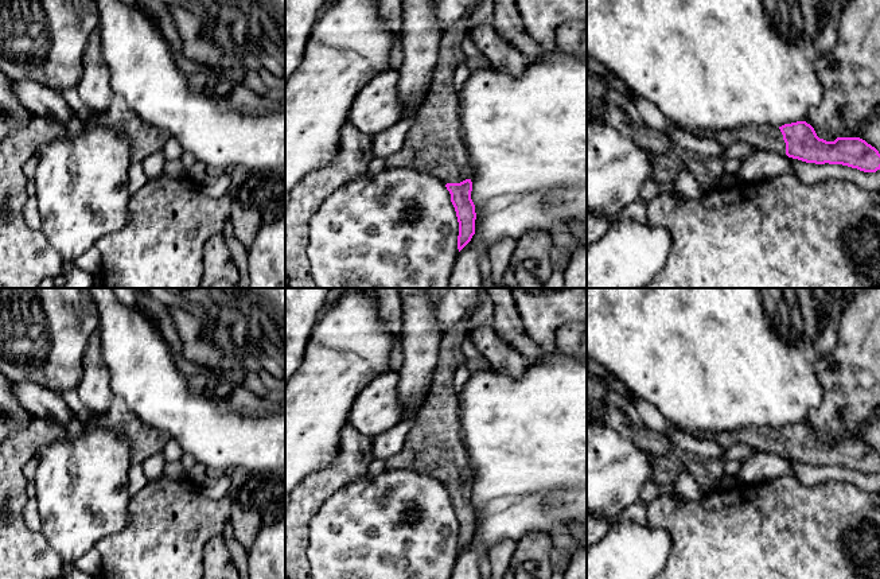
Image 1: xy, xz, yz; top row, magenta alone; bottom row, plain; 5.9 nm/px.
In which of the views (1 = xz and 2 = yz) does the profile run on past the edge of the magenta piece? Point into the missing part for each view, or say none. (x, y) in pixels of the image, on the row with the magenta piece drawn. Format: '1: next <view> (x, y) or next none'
1: next xz (435, 146)
2: next yz (764, 138)

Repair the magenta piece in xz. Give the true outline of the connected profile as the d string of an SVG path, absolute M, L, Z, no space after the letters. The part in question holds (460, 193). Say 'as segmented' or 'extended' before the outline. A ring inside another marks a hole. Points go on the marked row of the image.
extended; M460 18L443 34L427 100L402 148L386 160L386 168L412 168L445 184L459 222L459 252L475 234L476 219L471 170L459 120L459 96L453 88L455 70L467 59L462 42L468 35L468 18Z

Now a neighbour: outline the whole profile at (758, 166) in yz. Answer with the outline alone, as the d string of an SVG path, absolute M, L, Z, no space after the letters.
M755 151L740 160L741 164L736 180L745 183L770 179L783 174L793 174L794 171L793 158L771 151Z

